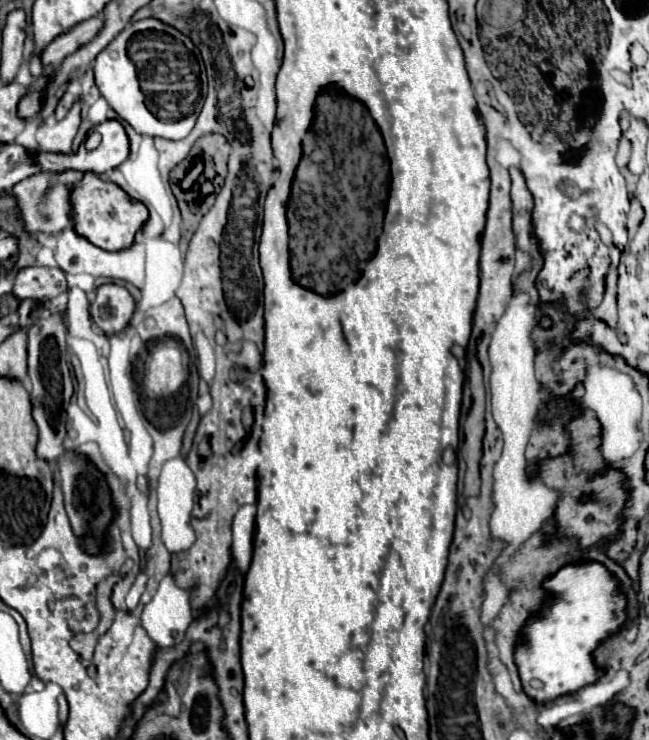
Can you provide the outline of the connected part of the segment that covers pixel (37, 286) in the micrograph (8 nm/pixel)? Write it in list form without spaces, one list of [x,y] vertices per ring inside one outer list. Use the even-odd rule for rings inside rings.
[[[26,267],[12,281],[12,295],[16,299],[54,299],[62,291],[66,291],[66,279],[60,269]]]

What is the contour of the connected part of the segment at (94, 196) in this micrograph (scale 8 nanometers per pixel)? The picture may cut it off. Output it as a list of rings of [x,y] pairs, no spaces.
[[[84,173],[80,181],[70,187],[70,217],[74,221],[74,231],[88,239],[92,245],[106,251],[120,251],[130,247],[134,233],[148,219],[148,209],[140,201],[132,201],[118,185],[102,181],[94,173]]]

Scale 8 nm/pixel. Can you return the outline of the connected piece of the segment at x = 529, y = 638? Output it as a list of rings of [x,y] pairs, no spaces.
[[[600,563],[564,567],[546,583],[556,597],[540,619],[530,619],[522,631],[526,645],[516,649],[516,665],[528,697],[544,703],[597,681],[599,674],[592,667],[590,653],[626,619],[626,601],[616,587],[618,581]]]

